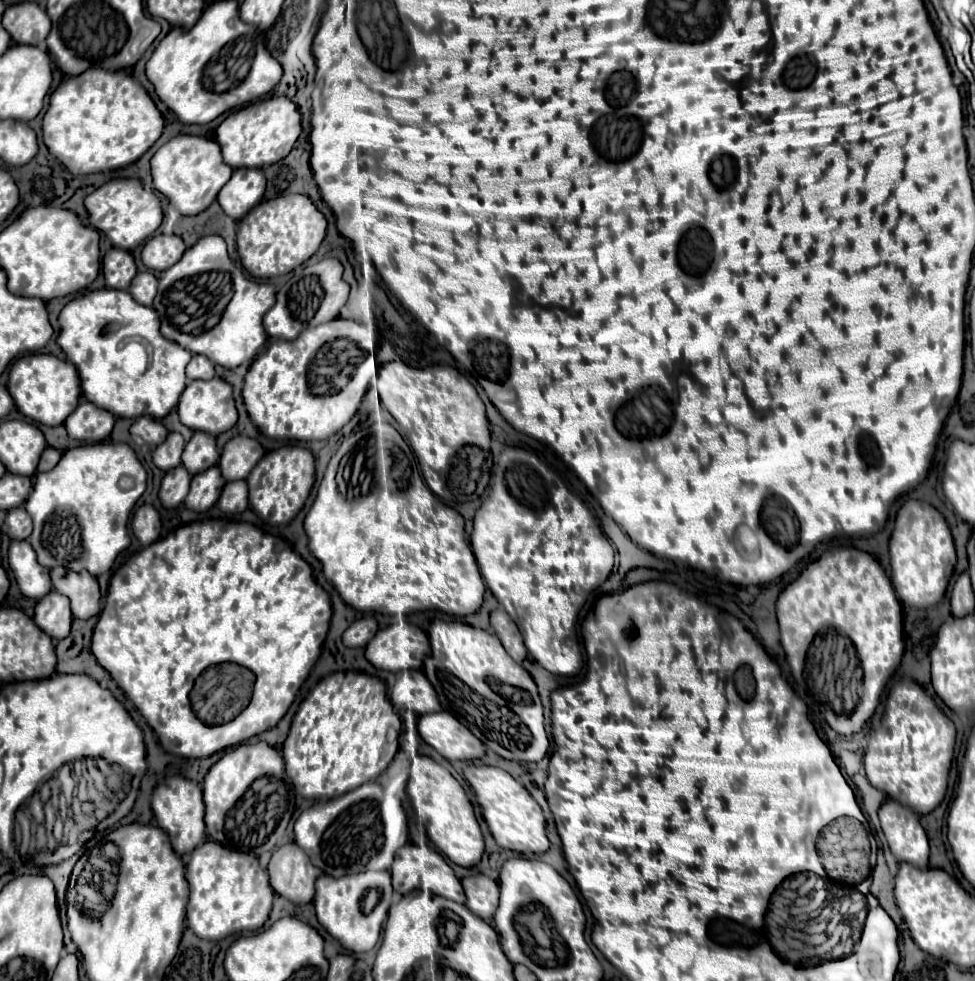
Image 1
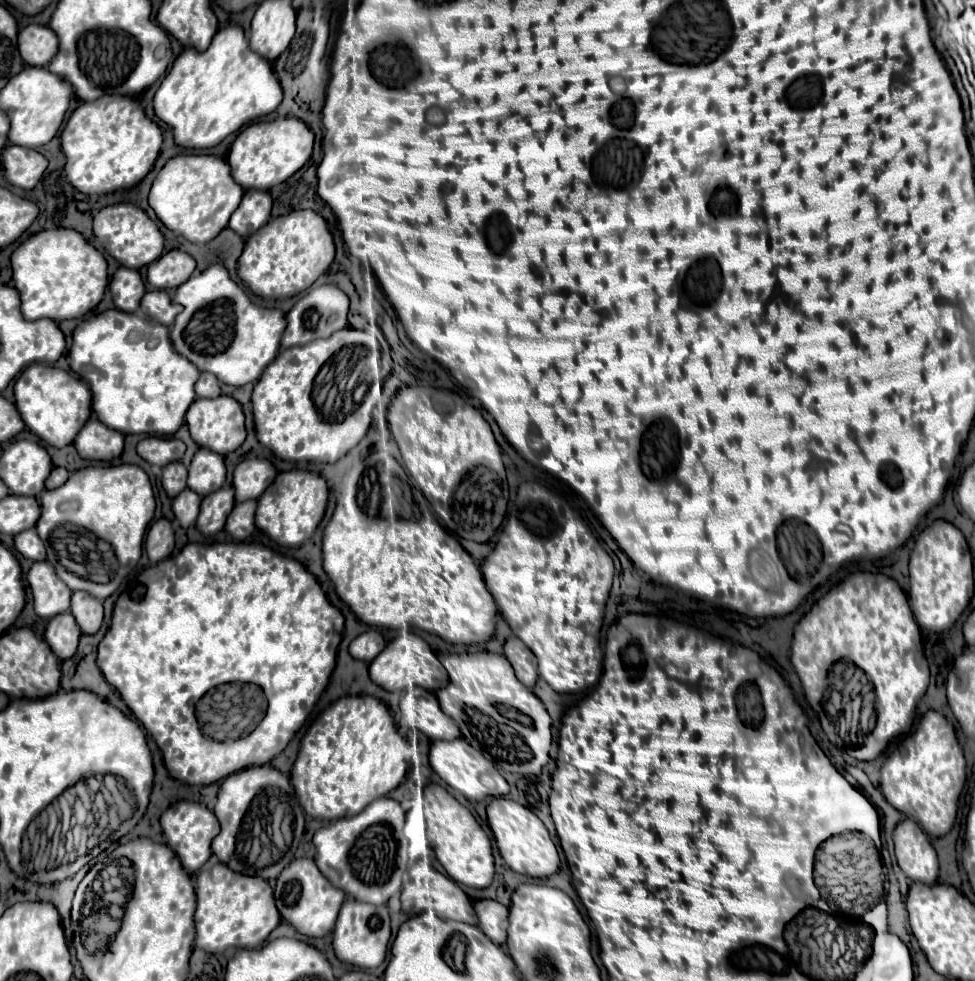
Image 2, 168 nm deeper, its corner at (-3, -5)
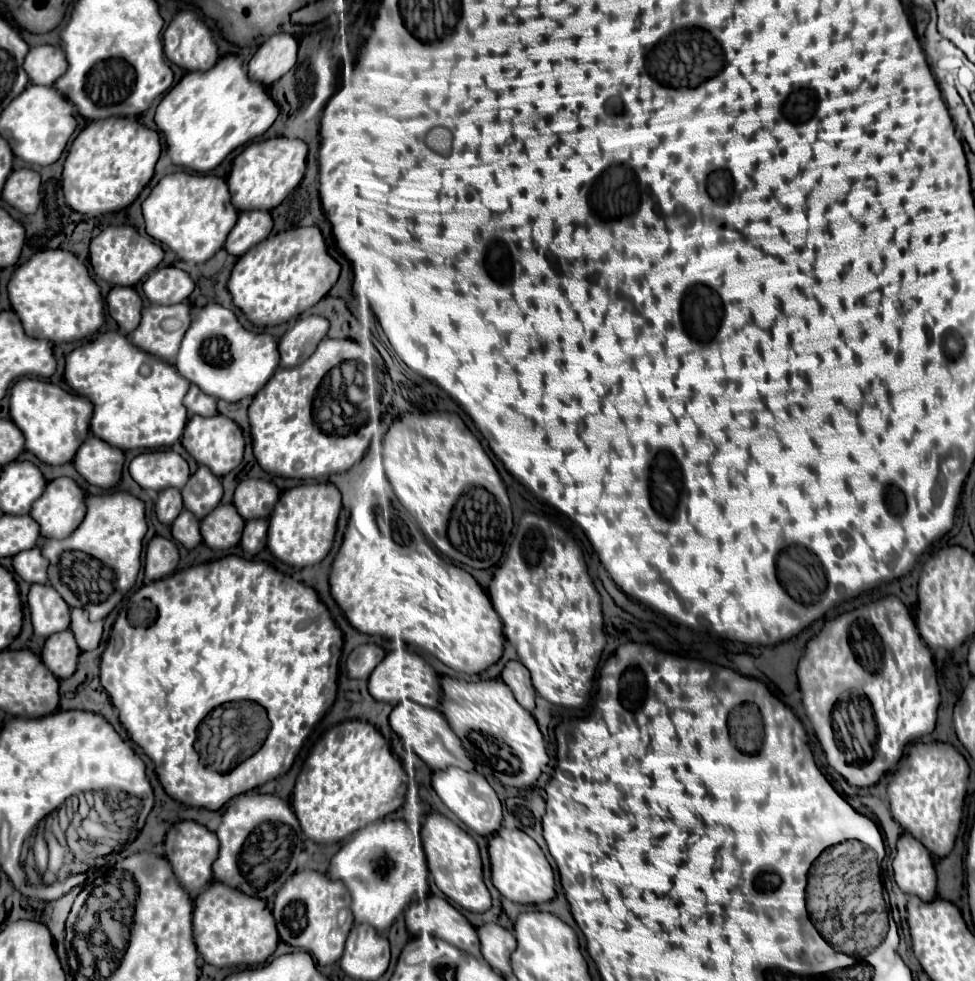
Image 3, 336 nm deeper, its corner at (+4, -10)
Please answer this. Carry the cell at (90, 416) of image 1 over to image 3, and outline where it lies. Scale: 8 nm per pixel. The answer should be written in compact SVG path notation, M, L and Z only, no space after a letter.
M93 435L87 437L73 459L73 465L83 475L83 479L99 489L113 489L119 485L123 463L125 453L121 449L111 447Z

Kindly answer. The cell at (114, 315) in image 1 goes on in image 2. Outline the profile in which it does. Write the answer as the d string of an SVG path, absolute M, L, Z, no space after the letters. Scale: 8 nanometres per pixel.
M112 308L90 316L76 326L68 358L70 368L88 382L92 390L92 410L96 412L96 418L122 434L172 436L184 422L186 410L196 398L194 384L200 376L198 368L172 348L168 328L164 324L156 324L152 318L138 312L120 312Z

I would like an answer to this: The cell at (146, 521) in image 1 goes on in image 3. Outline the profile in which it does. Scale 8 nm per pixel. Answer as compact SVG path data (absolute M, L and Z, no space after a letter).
M153 537L145 551L145 577L149 581L159 581L175 573L179 563L179 553L175 545L165 537Z

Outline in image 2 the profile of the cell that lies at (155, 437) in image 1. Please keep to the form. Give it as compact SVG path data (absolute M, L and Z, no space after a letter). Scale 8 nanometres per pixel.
M148 436L138 442L138 454L148 460L150 464L166 466L168 462L182 460L186 446L178 438L158 438L158 436Z

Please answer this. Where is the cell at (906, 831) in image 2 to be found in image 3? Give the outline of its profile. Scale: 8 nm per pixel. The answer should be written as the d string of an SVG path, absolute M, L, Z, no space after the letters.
M903 833L893 859L895 883L907 895L917 895L923 901L933 901L937 895L937 875L931 853L915 837Z

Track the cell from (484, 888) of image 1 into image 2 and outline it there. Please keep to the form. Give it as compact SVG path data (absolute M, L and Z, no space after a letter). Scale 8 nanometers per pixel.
M476 900L474 910L478 916L478 926L496 944L506 942L508 928L508 908L496 900Z

